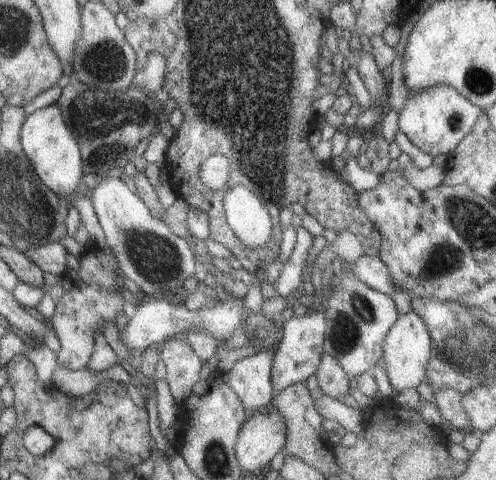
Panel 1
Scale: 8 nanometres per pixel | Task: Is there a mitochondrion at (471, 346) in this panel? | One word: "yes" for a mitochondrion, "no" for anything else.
yes

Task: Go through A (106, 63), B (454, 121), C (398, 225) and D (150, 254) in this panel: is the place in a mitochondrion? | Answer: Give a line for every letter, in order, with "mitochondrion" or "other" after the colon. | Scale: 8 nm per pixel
A: mitochondrion
B: mitochondrion
C: other
D: mitochondrion

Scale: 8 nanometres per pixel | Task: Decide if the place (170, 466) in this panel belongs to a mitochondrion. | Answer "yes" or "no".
no

